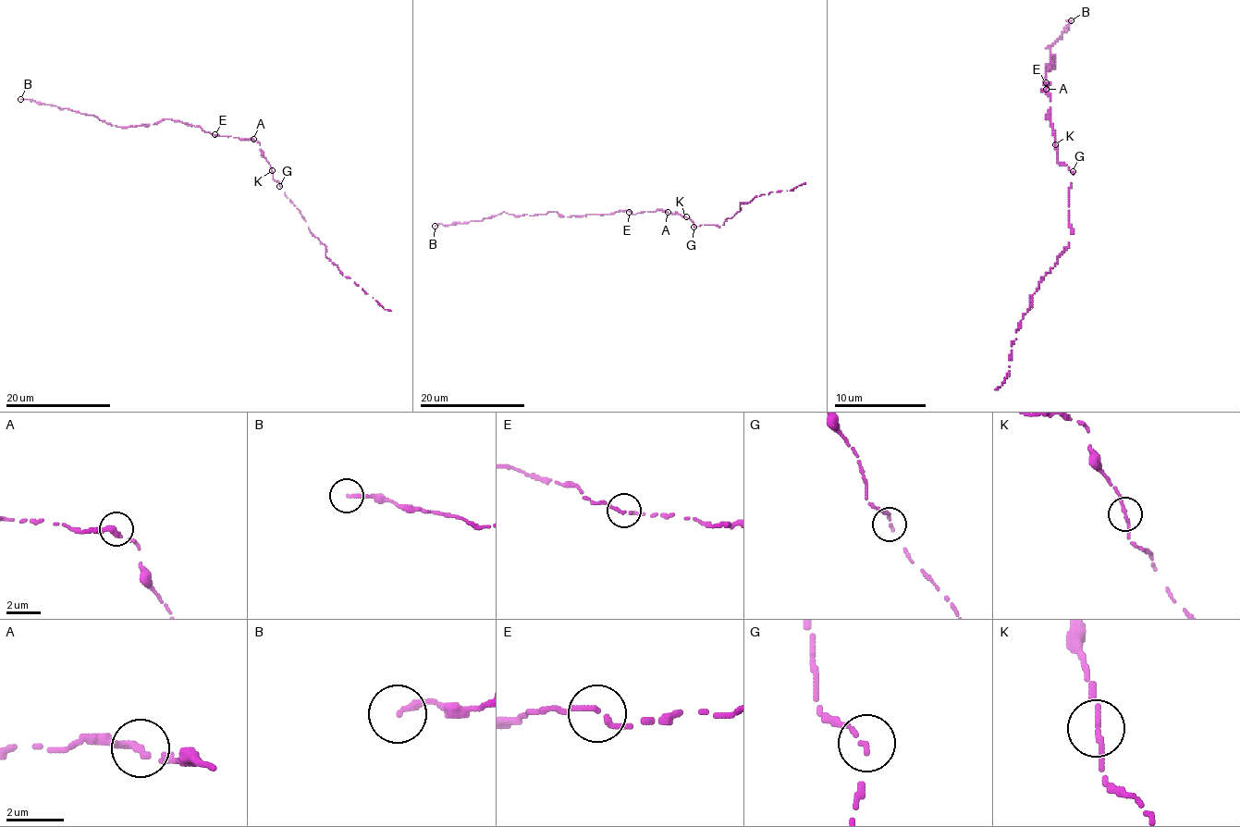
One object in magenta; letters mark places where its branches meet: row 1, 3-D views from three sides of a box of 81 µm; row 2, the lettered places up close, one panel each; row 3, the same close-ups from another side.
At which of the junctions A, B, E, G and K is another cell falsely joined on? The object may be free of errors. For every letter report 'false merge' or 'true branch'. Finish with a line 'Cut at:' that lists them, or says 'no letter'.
A: true branch
B: true branch
E: true branch
G: true branch
K: true branch
Cut at: no letter

